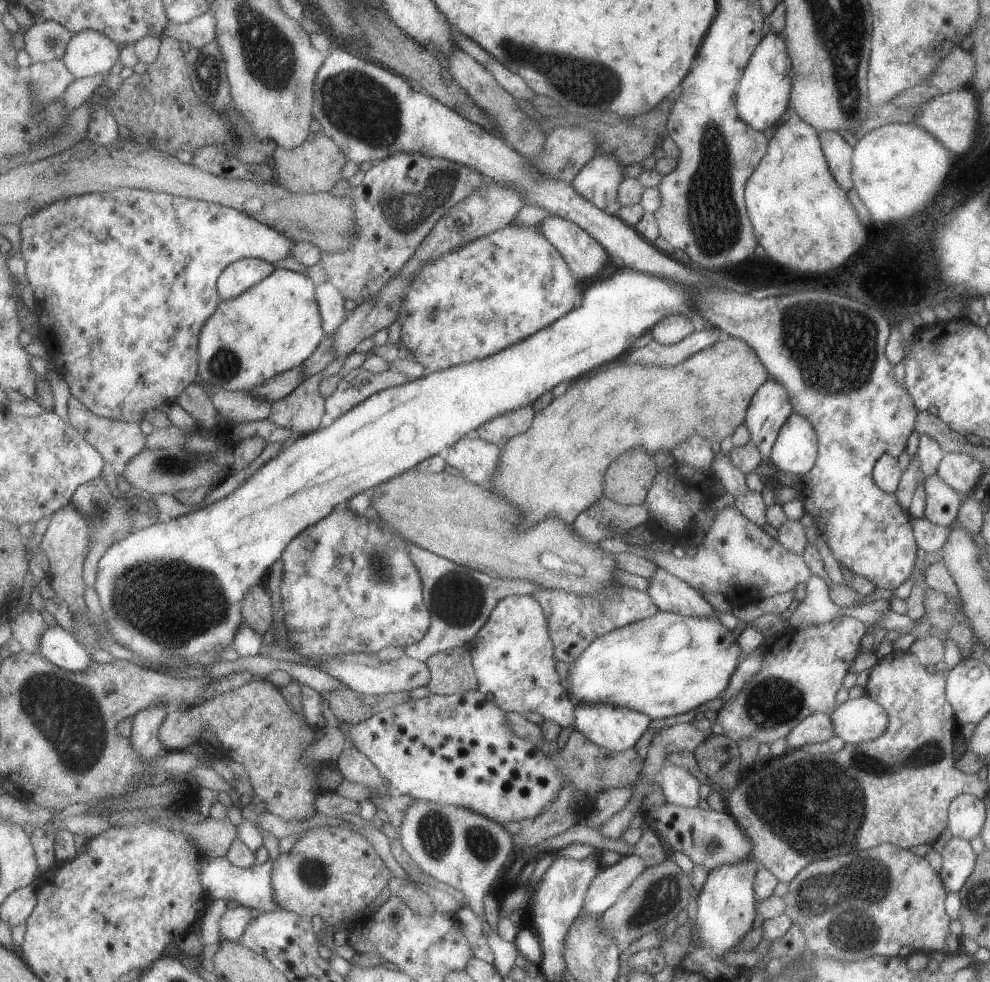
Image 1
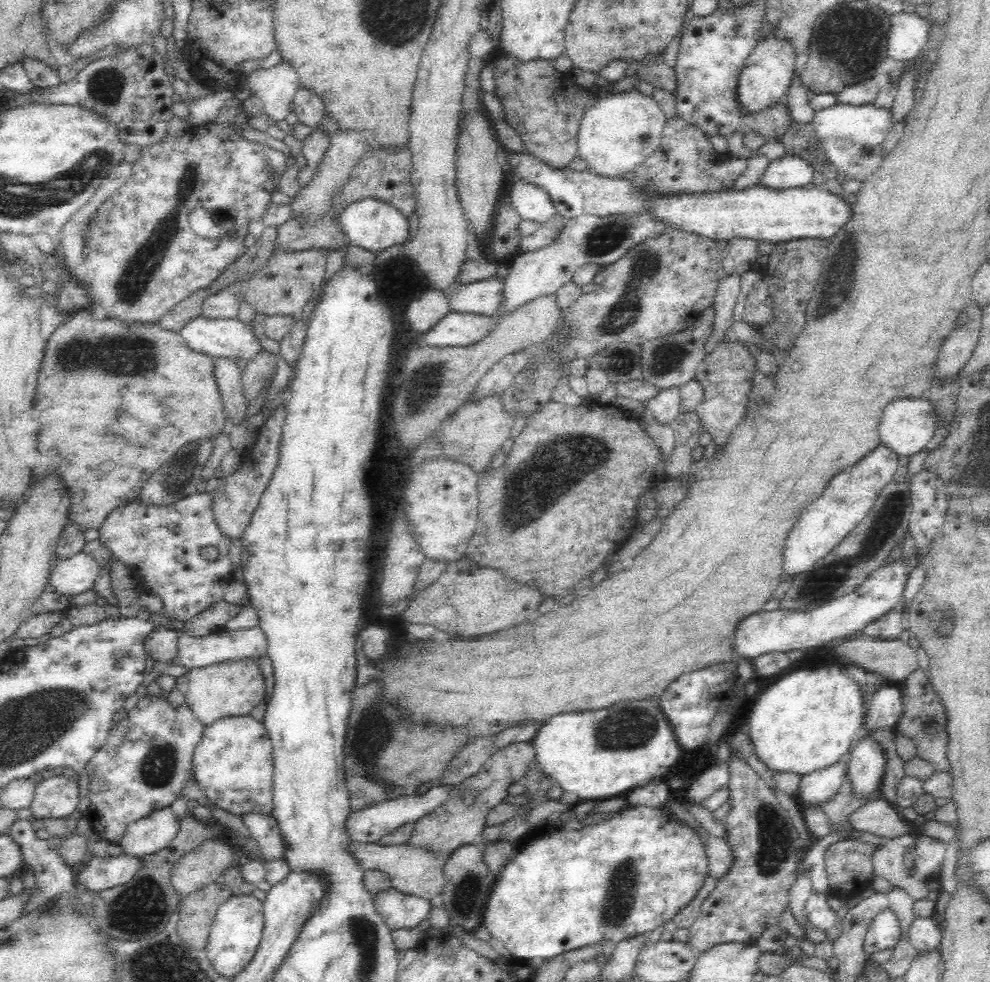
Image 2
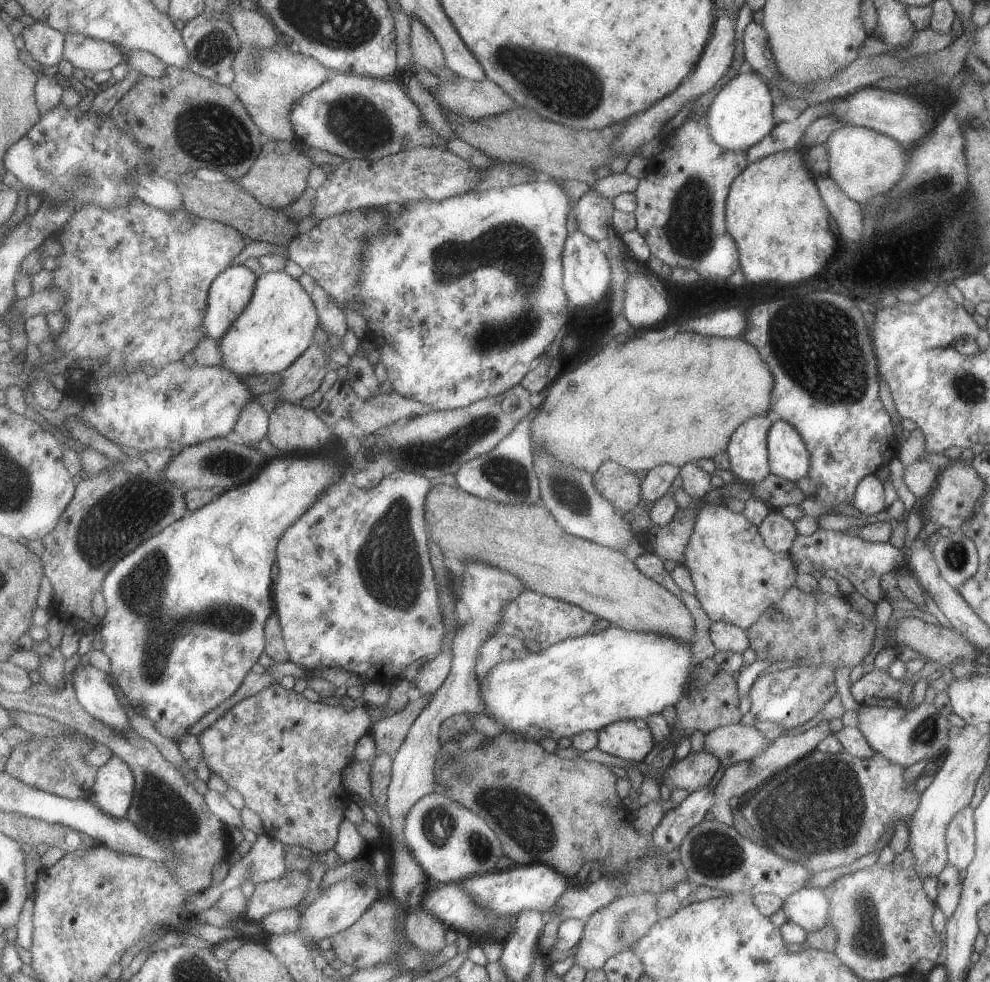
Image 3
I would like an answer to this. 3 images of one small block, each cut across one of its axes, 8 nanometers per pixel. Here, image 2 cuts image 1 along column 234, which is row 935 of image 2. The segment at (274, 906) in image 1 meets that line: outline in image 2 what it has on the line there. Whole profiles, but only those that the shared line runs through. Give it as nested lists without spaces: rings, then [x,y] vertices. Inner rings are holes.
[[[888,908],[876,913],[865,930],[863,951],[865,955],[878,954],[880,950],[894,948],[901,939],[897,916]]]

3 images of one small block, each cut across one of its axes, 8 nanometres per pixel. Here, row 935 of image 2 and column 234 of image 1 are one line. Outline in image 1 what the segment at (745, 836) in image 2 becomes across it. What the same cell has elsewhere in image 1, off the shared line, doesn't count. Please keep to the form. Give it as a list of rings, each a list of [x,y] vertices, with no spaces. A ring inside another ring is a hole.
[[[256,677],[246,685],[191,707],[191,710],[187,710],[187,712],[171,709],[161,724],[159,738],[167,750],[183,751],[196,747],[201,740],[201,734],[207,728],[216,735],[219,742],[218,753],[233,757],[249,770],[249,776],[251,776],[257,797],[267,804],[271,814],[281,816],[285,820],[299,821],[315,816],[315,813],[318,812],[317,806],[315,806],[318,794],[315,790],[319,784],[315,780],[315,776],[317,776],[319,767],[305,764],[303,754],[315,742],[317,728],[309,724],[309,720],[305,718],[303,713],[297,714],[293,710],[293,706],[285,700],[285,696],[281,694],[281,689],[278,686],[275,686],[267,678],[259,680]]]

